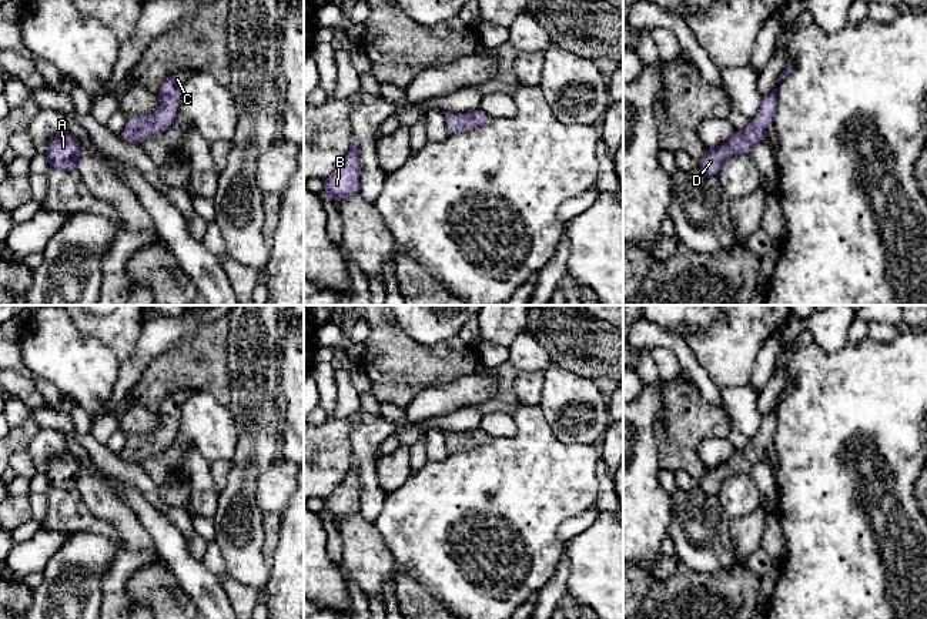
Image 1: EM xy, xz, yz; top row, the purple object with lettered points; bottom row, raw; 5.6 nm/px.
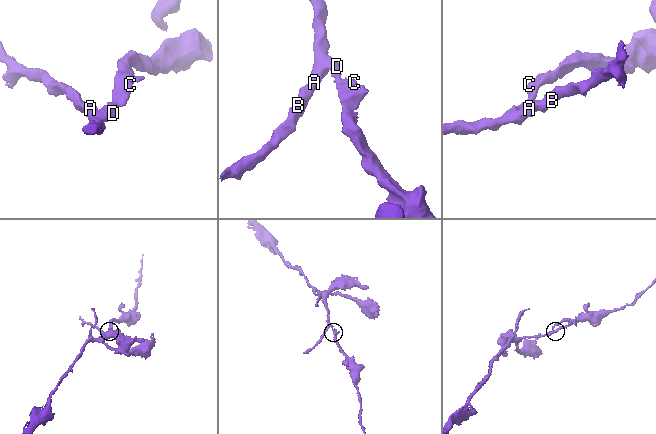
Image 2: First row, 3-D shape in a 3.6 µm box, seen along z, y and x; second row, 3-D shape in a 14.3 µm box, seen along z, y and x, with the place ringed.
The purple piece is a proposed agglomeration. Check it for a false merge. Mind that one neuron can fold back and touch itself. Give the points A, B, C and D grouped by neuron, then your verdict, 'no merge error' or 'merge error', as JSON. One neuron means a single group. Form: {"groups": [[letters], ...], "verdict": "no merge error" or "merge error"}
{"groups": [["A", "B", "C", "D"]], "verdict": "no merge error"}

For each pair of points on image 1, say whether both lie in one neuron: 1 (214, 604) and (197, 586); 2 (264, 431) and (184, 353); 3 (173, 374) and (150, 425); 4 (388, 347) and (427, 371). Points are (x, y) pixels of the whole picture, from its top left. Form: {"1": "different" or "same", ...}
{"1": "same", "2": "different", "3": "different", "4": "same"}

